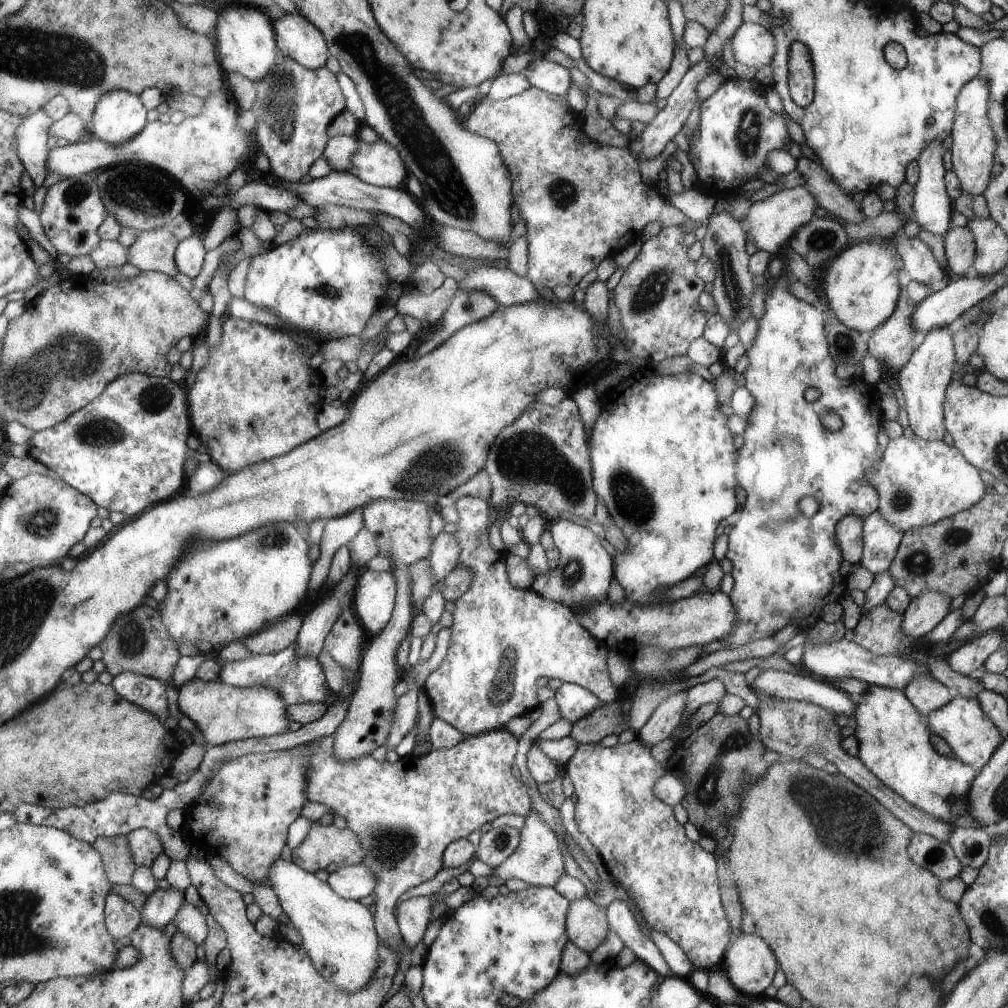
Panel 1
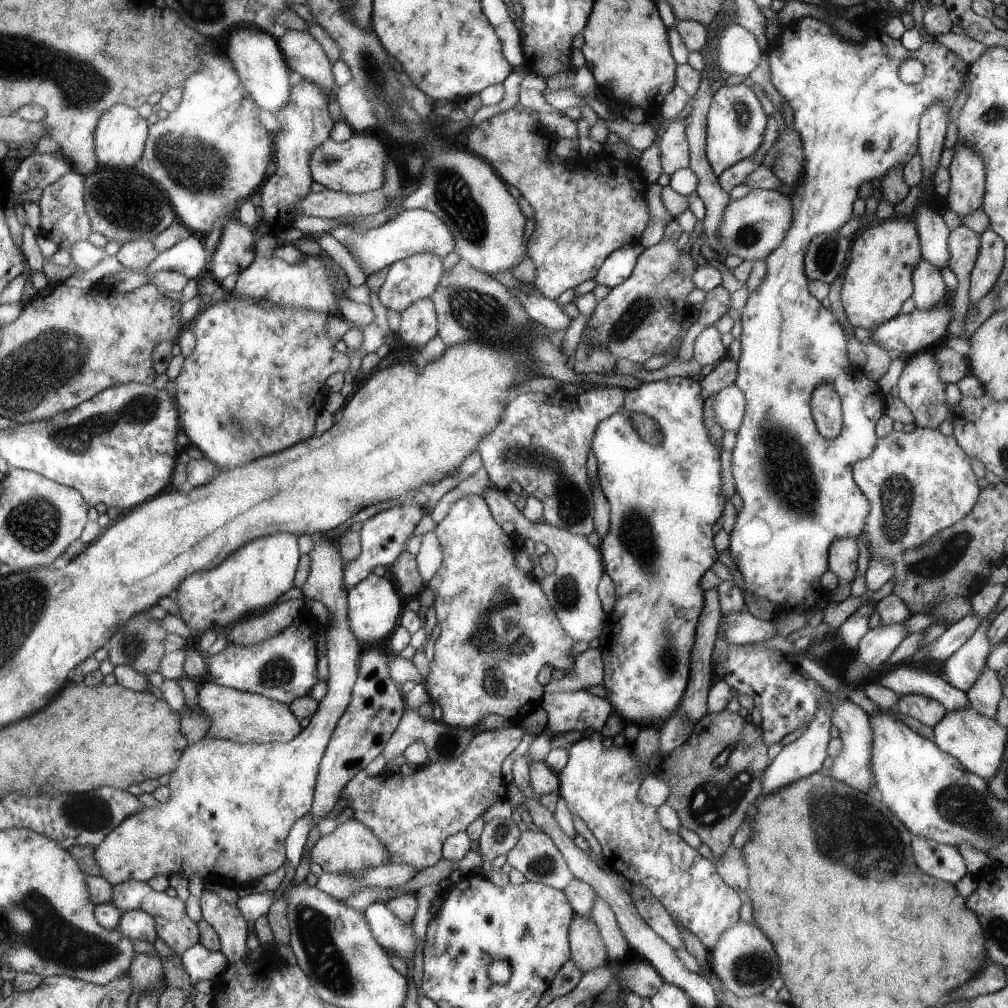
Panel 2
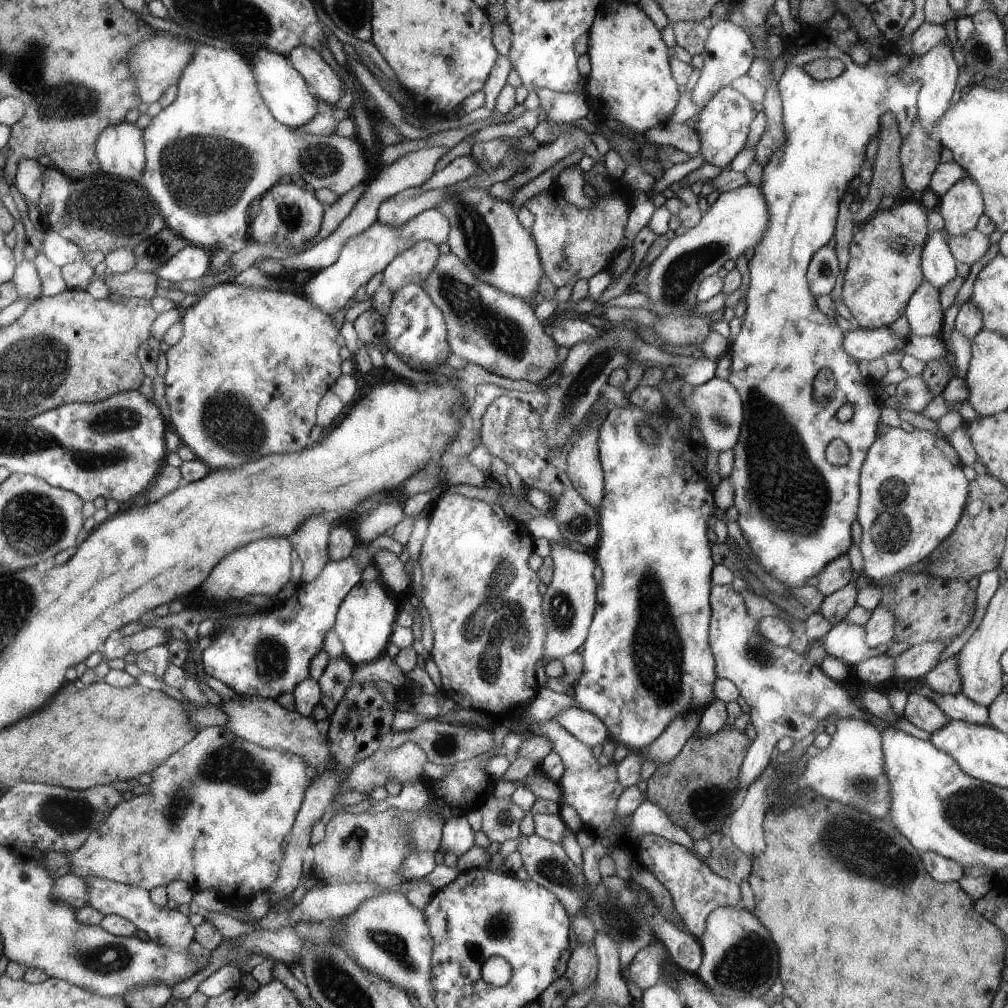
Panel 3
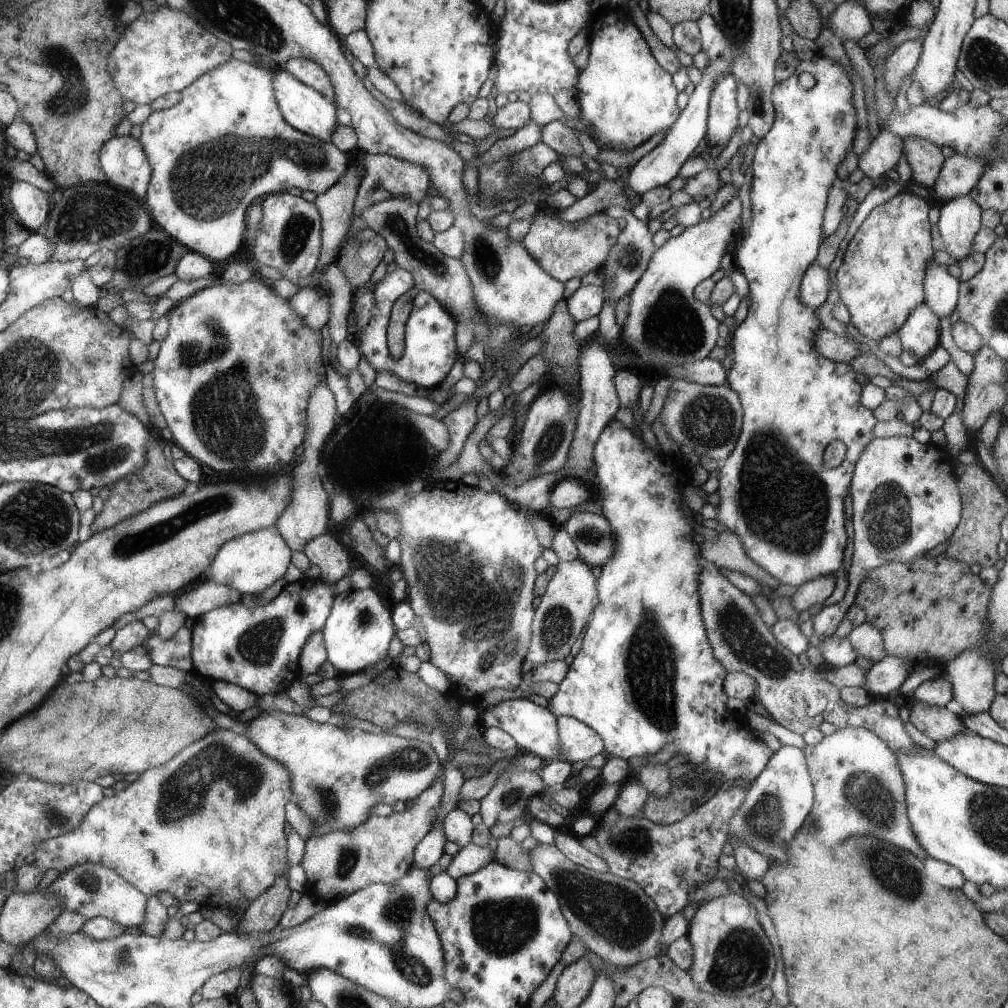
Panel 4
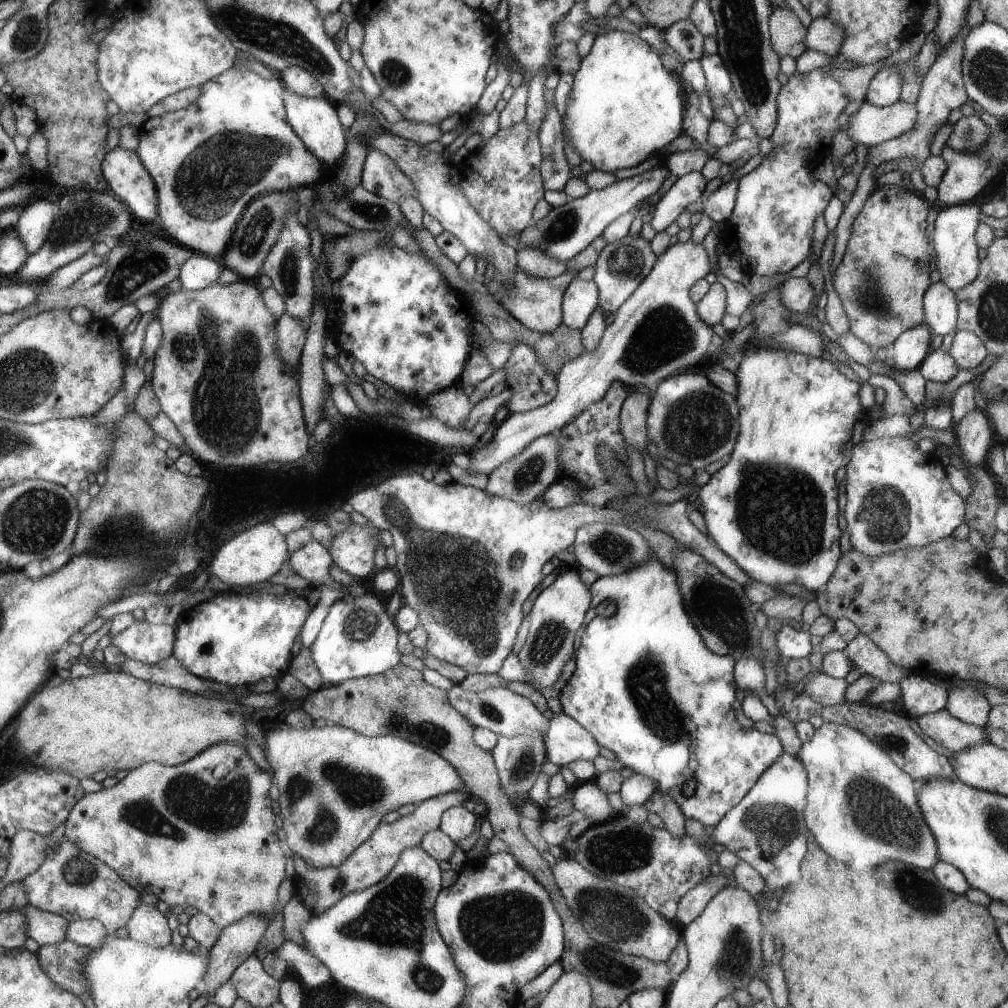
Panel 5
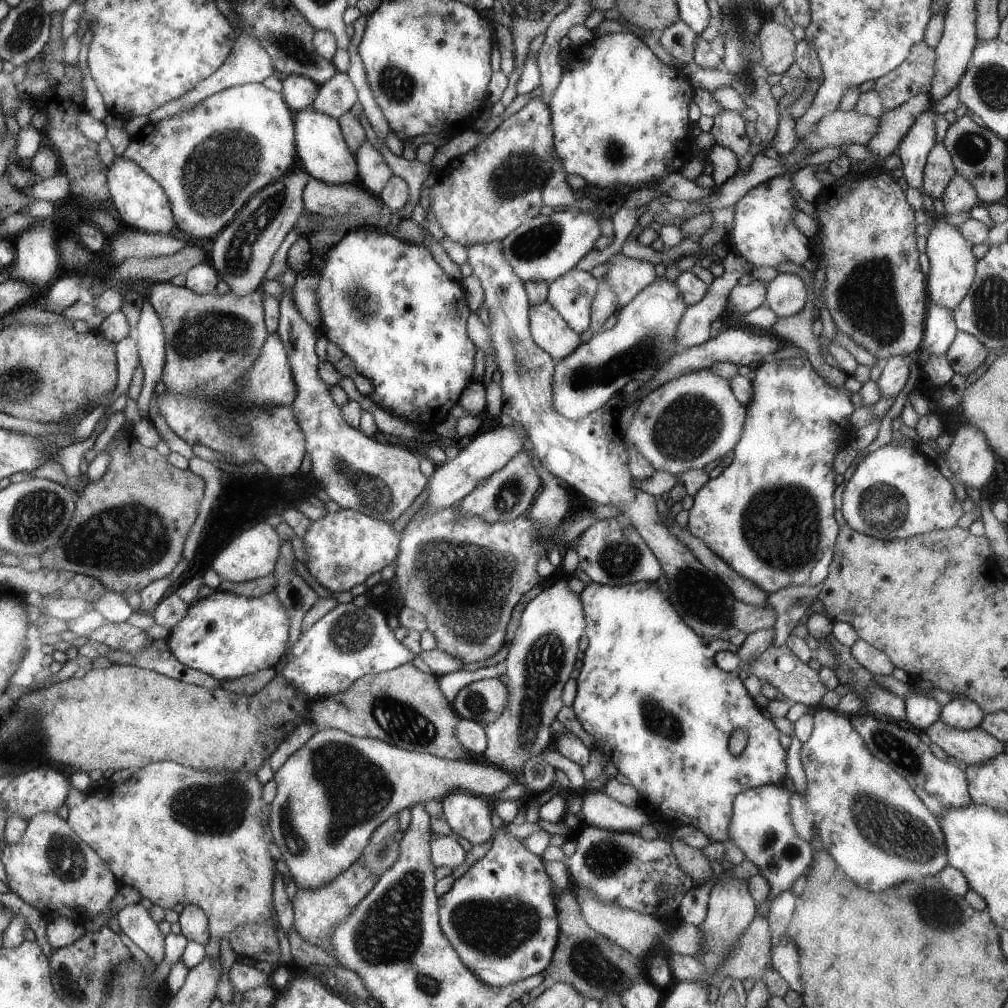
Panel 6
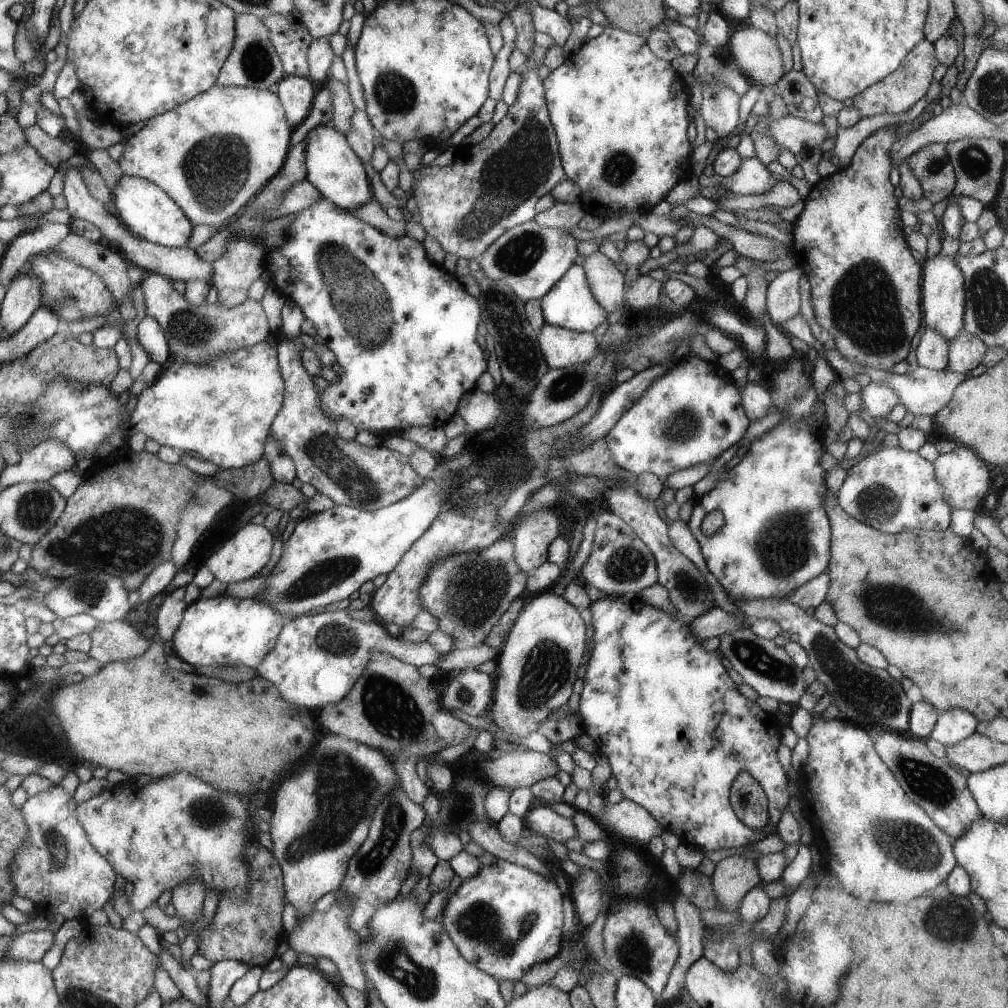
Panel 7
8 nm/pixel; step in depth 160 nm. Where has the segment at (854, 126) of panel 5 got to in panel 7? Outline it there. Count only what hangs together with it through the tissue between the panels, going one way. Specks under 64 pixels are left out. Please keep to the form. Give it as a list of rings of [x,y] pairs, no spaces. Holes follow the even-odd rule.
[[[792,115],[786,116],[780,120],[773,120],[772,117],[771,122],[769,123],[769,132],[766,133],[771,139],[774,139],[780,148],[787,148],[790,152],[793,152],[797,156],[797,164],[802,166],[805,176],[804,178],[810,182],[810,184],[815,185],[820,179],[821,176],[818,174],[818,162],[822,160],[823,152],[822,152],[822,142],[828,138],[828,130],[822,121],[819,123],[815,123],[812,121],[807,121]]]

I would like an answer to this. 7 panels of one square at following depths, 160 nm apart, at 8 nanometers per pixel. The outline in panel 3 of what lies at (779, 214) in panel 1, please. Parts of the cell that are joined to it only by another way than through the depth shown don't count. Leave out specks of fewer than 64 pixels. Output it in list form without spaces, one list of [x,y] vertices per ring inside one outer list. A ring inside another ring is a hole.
[[[744,185],[720,192],[711,198],[710,207],[700,222],[683,230],[672,239],[666,249],[650,265],[647,290],[652,300],[651,310],[658,314],[658,323],[652,327],[663,344],[693,344],[692,350],[702,348],[712,332],[713,316],[694,314],[699,284],[710,274],[716,274],[726,260],[744,255],[746,248],[755,248],[764,238],[769,226],[769,208],[759,186]]]

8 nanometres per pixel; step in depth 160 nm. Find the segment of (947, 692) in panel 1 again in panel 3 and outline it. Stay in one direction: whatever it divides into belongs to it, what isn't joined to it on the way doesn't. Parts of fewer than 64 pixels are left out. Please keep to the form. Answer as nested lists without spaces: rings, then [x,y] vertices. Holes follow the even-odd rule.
[[[913,691],[908,694],[903,718],[930,734],[950,721],[933,700],[920,692]]]

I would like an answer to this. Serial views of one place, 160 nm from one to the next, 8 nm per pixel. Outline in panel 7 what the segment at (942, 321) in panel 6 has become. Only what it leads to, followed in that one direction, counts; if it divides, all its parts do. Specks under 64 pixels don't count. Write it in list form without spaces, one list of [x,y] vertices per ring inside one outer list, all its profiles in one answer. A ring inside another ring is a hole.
[[[923,326],[916,358],[920,367],[943,371],[949,366],[949,340],[933,328]]]

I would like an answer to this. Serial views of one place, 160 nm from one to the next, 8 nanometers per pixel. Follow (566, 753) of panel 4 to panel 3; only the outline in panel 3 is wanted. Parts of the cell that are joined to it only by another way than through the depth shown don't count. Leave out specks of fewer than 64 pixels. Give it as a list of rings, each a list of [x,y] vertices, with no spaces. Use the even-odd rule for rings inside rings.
[[[570,707],[563,710],[554,719],[572,736],[579,738],[592,748],[609,740],[609,732],[604,722],[587,710]]]

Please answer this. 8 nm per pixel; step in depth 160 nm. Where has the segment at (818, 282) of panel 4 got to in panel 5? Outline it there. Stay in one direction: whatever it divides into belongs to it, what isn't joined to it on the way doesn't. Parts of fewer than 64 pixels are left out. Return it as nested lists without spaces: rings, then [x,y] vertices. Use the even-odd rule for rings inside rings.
[[[788,277],[779,293],[790,312],[807,312],[813,308],[815,290],[808,277]]]

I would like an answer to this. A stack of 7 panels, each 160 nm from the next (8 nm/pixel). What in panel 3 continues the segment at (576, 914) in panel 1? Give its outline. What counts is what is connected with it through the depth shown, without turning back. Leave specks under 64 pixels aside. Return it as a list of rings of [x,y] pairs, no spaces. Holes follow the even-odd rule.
[[[592,942],[589,945],[578,945],[574,951],[568,970],[564,976],[573,984],[574,992],[583,990],[584,987],[590,987],[598,978],[599,957]]]

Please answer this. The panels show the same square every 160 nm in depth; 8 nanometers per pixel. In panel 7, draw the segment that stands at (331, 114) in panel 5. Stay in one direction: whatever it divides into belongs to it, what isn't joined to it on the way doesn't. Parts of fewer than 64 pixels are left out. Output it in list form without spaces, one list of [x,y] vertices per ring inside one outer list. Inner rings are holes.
[[[322,124],[307,134],[305,148],[307,178],[322,194],[341,209],[353,209],[370,202],[370,182],[366,180],[364,164],[360,156],[351,148],[350,142],[339,130]]]

